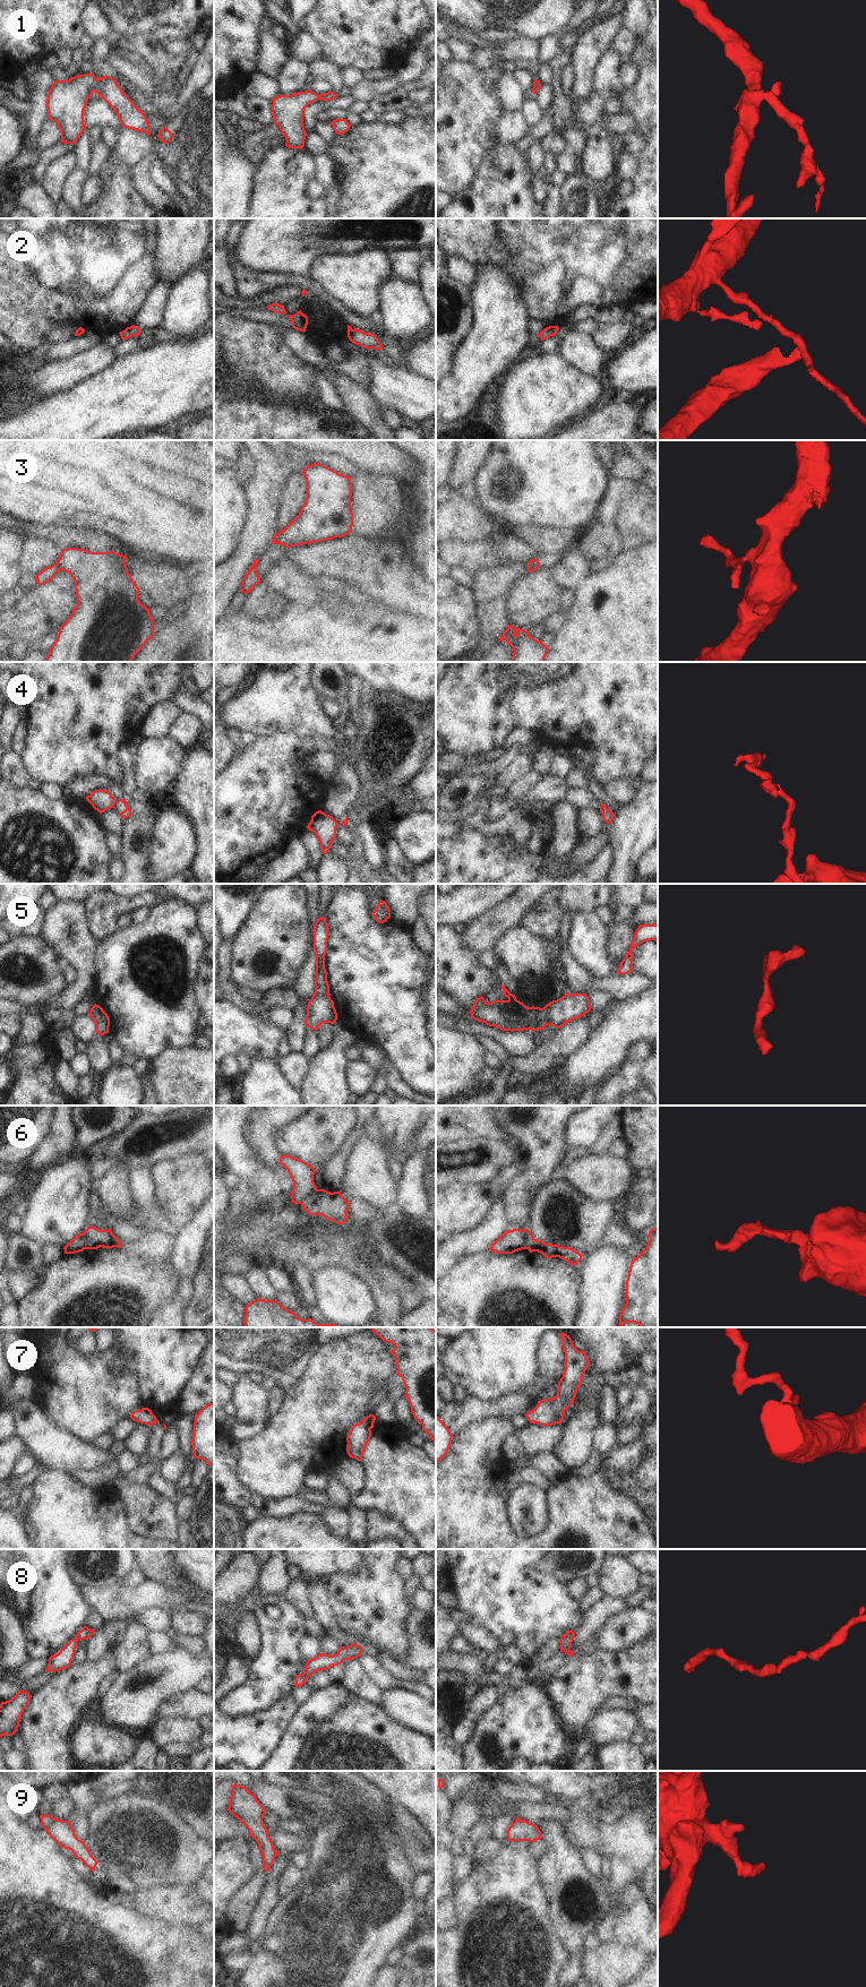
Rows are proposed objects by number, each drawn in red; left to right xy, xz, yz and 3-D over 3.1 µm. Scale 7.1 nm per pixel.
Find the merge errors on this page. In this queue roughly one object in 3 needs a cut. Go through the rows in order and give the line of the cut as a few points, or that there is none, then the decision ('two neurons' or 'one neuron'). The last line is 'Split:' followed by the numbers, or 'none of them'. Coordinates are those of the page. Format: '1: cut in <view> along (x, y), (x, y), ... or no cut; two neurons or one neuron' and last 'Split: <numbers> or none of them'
1: no cut; one neuron
2: no cut; one neuron
3: cut in xy along (56, 564), (60, 569); two neurons
4: cut in yz along (600, 805), (601, 811); two neurons
5: no cut; one neuron
6: cut in yz along (522, 1230), (528, 1248); two neurons
7: no cut; one neuron
8: no cut; one neuron
9: cut in xy along (54, 1818), (45, 1829); two neurons
Split: 3, 4, 6, 9

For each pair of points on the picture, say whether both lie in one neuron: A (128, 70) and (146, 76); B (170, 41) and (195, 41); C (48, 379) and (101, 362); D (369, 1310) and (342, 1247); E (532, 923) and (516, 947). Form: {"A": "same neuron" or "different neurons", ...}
{"A": "same neuron", "B": "different neurons", "C": "same neuron", "D": "different neurons", "E": "different neurons"}

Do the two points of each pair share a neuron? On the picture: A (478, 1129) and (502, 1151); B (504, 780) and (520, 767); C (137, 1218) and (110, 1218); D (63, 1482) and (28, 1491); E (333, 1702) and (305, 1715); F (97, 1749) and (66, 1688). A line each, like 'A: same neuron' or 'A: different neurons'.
A: different neurons
B: same neuron
C: same neuron
D: different neurons
E: same neuron
F: different neurons

